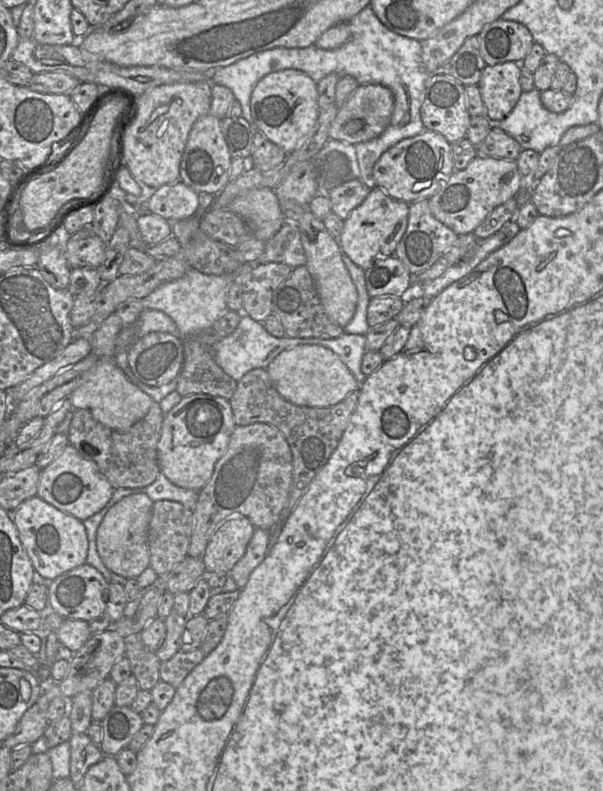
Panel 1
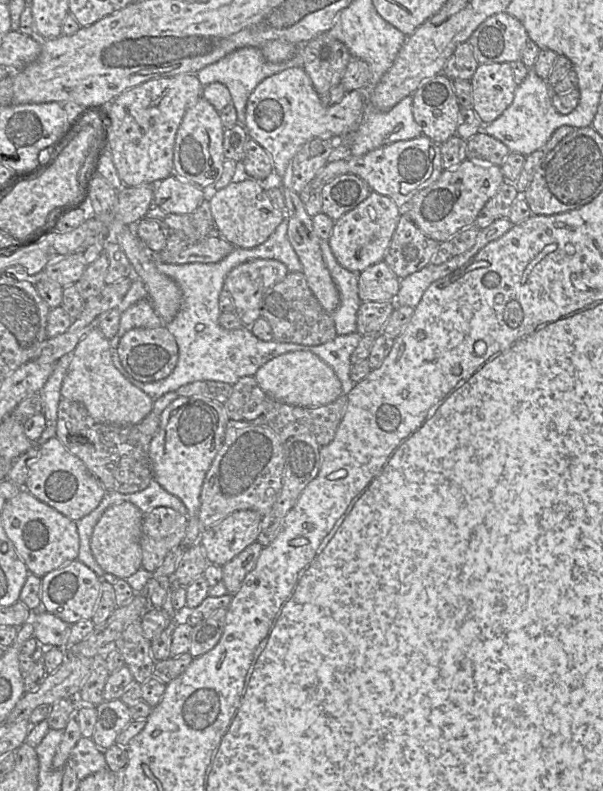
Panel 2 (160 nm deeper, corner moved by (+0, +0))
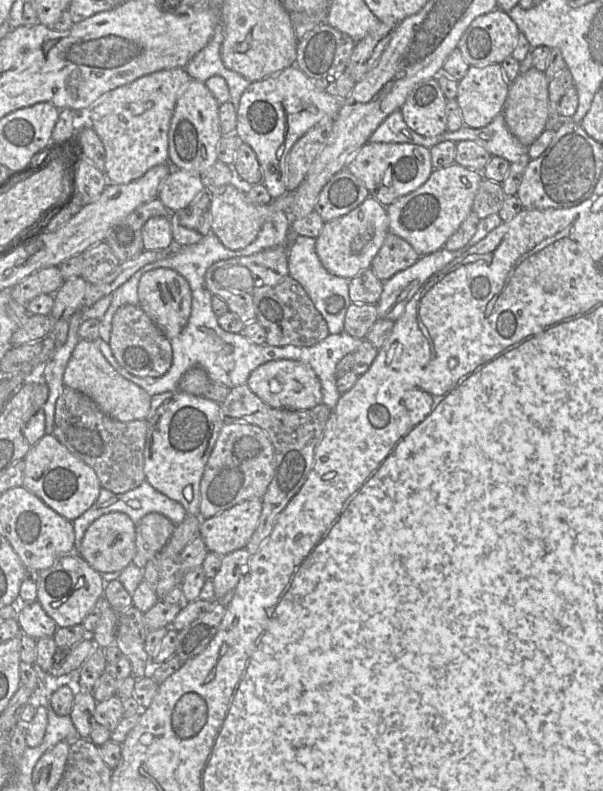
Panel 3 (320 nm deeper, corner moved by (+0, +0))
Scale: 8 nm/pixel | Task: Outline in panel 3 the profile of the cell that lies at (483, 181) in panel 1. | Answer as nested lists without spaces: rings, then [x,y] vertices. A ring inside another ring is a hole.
[[[457,163],[434,169],[422,186],[386,206],[389,233],[405,239],[421,256],[440,250],[473,211],[474,199],[483,178],[482,172]]]

